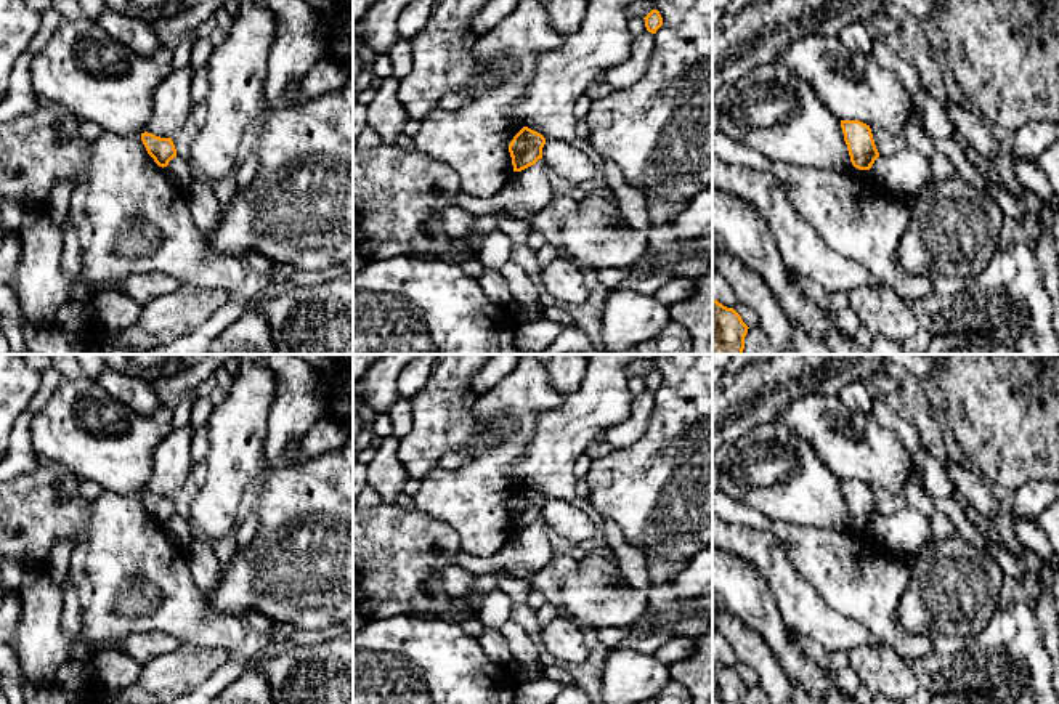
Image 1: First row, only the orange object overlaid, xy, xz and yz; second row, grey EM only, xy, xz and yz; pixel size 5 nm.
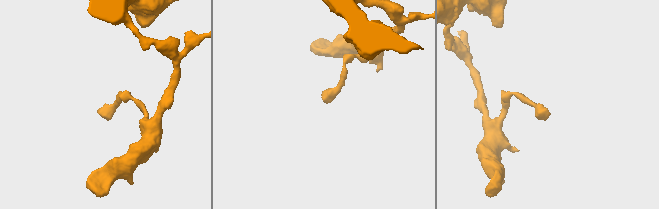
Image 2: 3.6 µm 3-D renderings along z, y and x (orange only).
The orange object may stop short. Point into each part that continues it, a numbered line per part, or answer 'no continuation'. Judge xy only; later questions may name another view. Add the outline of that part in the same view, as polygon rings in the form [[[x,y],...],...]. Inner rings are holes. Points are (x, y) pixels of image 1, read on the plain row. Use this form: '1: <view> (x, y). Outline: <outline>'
no continuation

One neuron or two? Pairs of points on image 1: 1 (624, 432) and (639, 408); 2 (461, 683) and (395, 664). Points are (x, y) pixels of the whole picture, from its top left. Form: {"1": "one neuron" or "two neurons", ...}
{"1": "one neuron", "2": "one neuron"}

